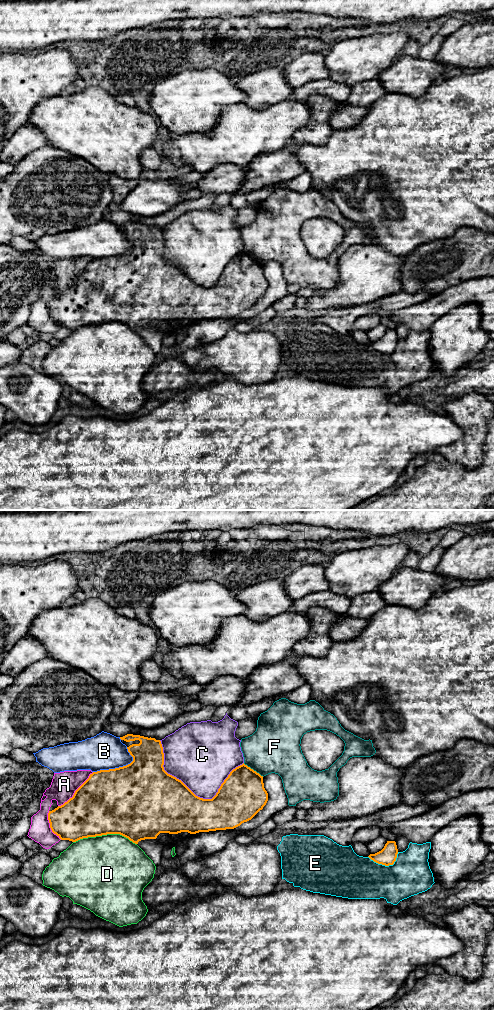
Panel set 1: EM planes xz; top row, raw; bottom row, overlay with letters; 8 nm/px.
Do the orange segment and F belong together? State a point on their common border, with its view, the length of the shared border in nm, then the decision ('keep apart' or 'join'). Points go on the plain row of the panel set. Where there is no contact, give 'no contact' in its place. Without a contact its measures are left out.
xz (252, 257) | 200 nm | keep apart

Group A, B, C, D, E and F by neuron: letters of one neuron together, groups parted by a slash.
A / B / C / D / E / F

